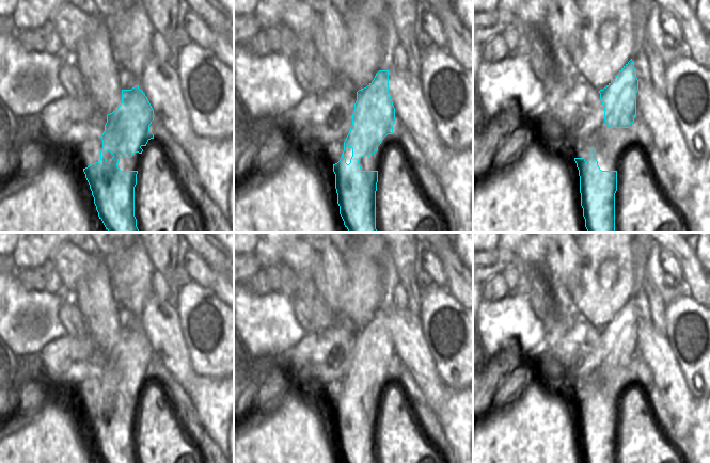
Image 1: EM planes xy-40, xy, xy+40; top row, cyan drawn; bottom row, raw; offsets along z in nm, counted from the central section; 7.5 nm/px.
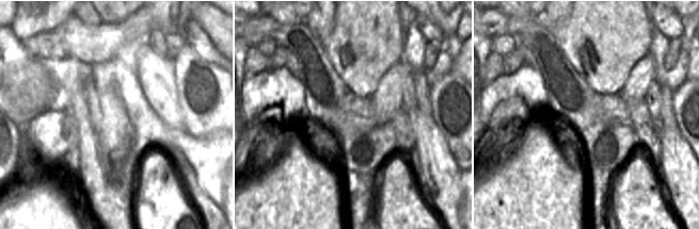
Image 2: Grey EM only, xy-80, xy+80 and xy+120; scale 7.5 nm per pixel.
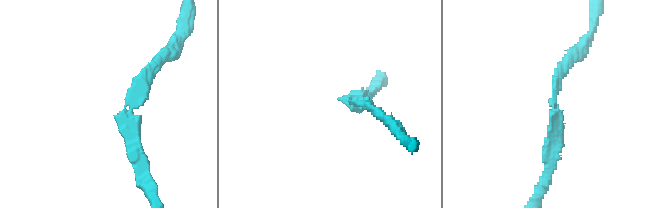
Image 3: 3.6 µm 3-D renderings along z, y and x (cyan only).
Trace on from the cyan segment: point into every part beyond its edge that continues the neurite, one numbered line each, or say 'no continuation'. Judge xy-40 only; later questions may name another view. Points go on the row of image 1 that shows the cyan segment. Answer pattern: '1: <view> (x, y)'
no continuation

